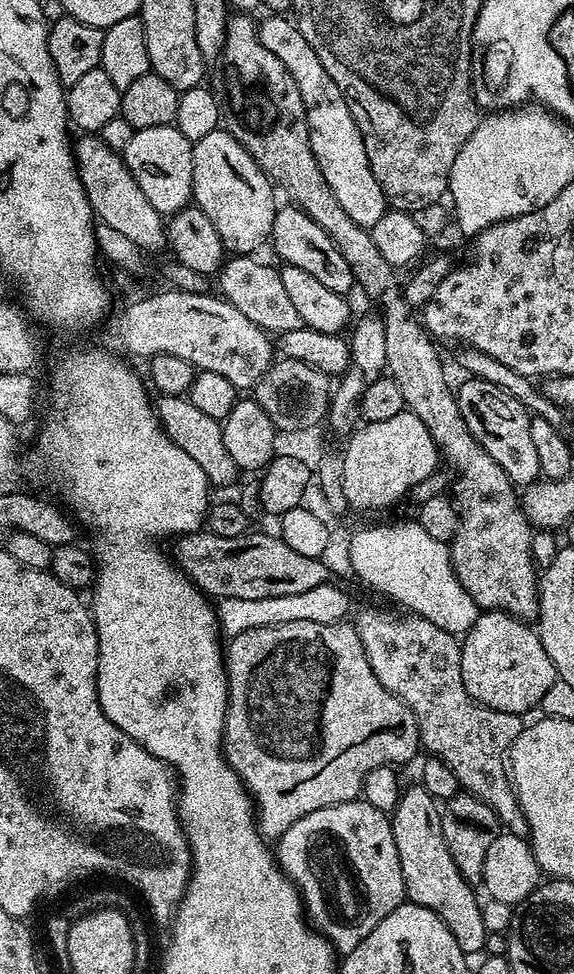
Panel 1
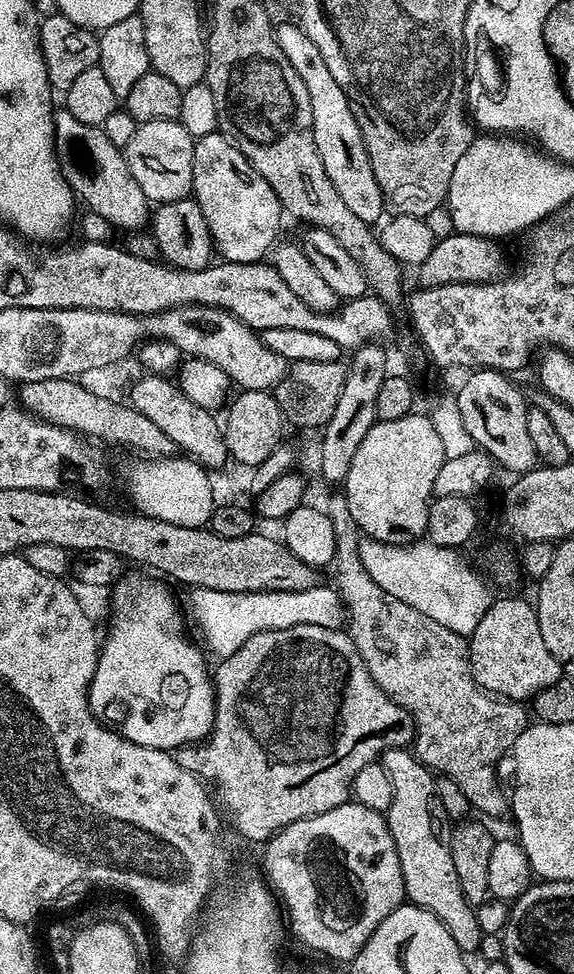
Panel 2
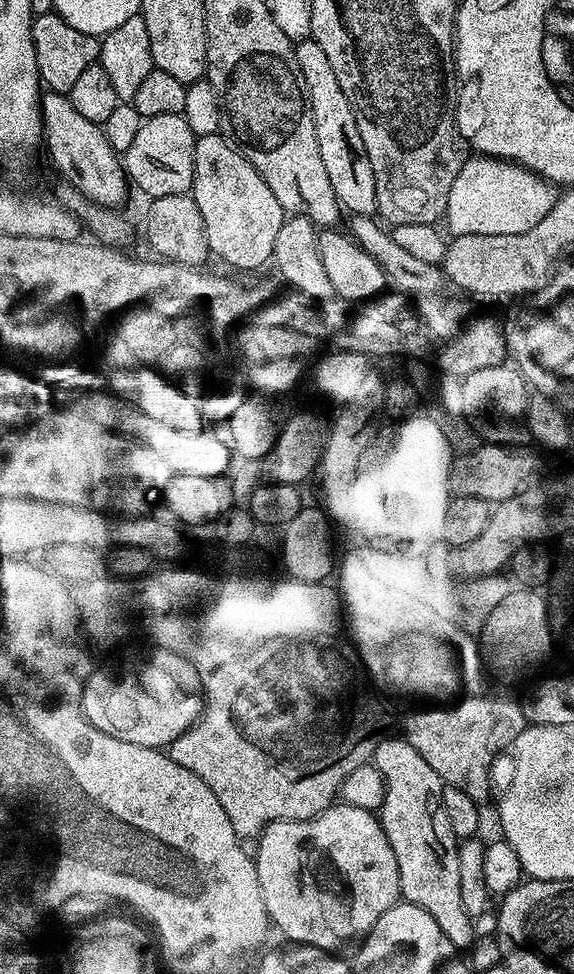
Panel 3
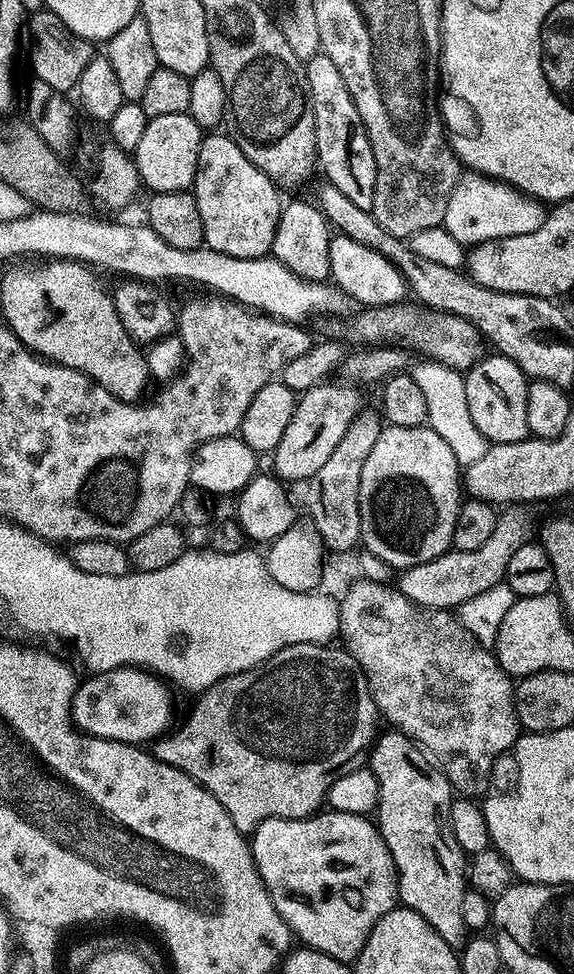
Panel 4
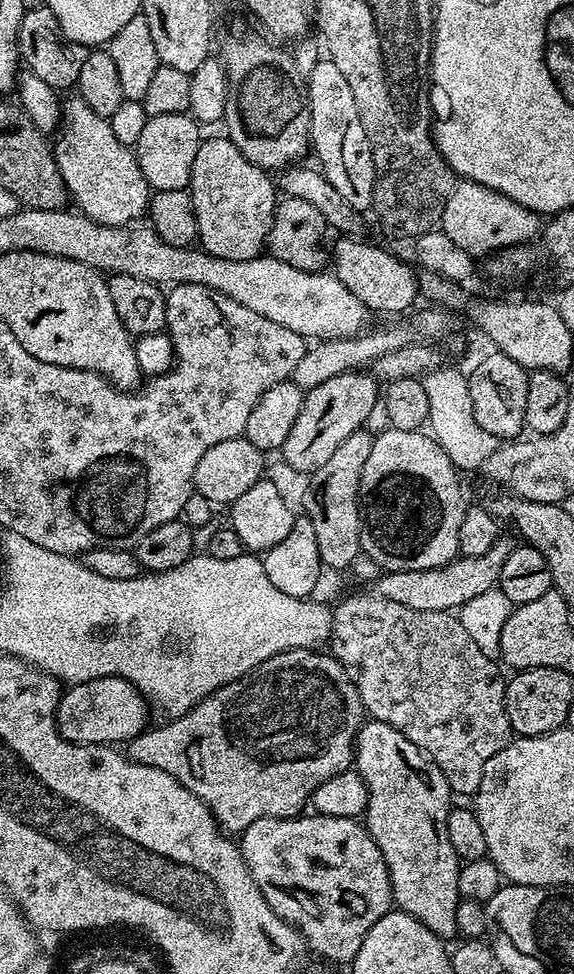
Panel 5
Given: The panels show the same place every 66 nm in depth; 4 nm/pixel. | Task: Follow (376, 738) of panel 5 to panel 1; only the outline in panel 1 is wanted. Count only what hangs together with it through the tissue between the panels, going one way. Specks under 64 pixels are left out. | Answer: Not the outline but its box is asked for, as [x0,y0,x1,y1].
[391,786,490,954]

